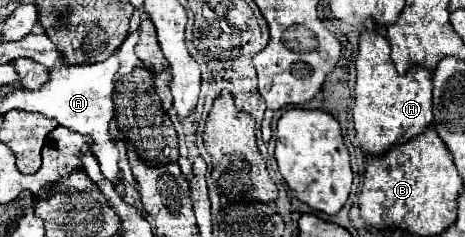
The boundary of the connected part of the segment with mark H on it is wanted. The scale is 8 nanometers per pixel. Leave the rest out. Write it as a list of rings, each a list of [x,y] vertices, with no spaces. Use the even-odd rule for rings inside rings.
[[[376,29],[362,31],[358,45],[356,103],[352,109],[356,139],[364,153],[380,155],[392,145],[416,137],[432,123],[432,71],[412,65],[406,75],[398,75],[390,59],[390,41]]]

